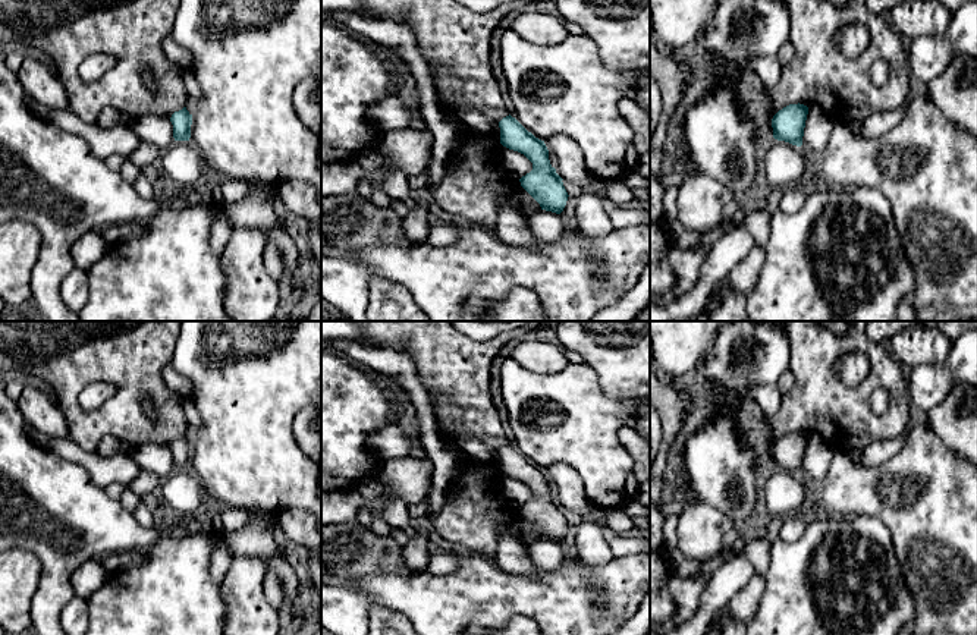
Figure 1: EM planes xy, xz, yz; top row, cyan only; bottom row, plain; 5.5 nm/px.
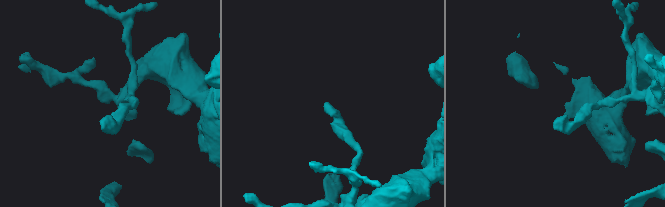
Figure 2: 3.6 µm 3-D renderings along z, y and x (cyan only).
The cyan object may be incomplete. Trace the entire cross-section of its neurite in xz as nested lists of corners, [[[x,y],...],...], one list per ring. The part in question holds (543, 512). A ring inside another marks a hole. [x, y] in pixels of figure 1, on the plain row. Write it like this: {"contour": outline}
{"contour": [[[511,443],[499,450],[500,472],[524,482],[533,499],[519,507],[521,515],[540,532],[541,538],[560,543],[568,529],[563,507],[550,493],[544,469],[535,466]]]}

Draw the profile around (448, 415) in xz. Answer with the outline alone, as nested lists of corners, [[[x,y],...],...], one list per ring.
[[[439,396],[433,405],[437,424],[447,433],[458,433],[459,440],[452,447],[458,455],[468,456],[483,463],[491,463],[500,471],[499,452],[488,449],[478,438],[459,430],[462,411],[447,397]]]

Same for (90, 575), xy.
[[[91,559],[78,566],[70,576],[75,595],[88,600],[109,578],[101,559]]]

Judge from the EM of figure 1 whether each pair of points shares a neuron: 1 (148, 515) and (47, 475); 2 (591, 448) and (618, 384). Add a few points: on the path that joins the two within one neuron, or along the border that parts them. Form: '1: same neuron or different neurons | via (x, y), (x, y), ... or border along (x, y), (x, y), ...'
1: different neurons | border along (132, 514), (144, 527), (156, 527), (160, 522)
2: different neurons | border along (593, 368), (599, 386), (608, 395), (634, 398)

